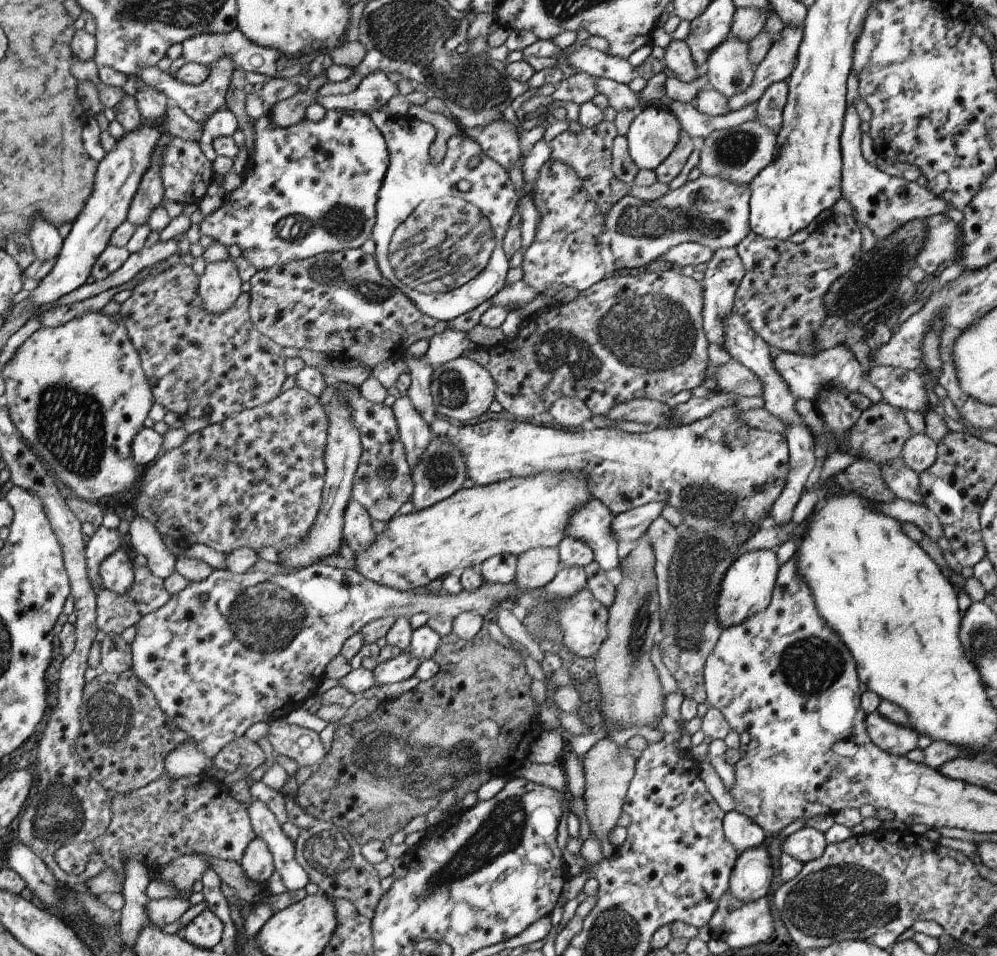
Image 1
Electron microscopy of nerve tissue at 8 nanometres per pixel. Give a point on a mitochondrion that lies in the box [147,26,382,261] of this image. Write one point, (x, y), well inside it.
(344, 222)

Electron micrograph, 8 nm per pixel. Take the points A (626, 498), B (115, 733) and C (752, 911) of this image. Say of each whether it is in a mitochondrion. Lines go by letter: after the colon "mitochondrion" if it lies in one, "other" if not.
A: other
B: mitochondrion
C: other

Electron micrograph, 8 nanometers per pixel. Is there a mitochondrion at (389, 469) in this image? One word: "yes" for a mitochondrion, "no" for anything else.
yes

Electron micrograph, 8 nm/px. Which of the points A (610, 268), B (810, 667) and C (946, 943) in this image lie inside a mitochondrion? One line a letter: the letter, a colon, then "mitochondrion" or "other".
A: other
B: mitochondrion
C: other

